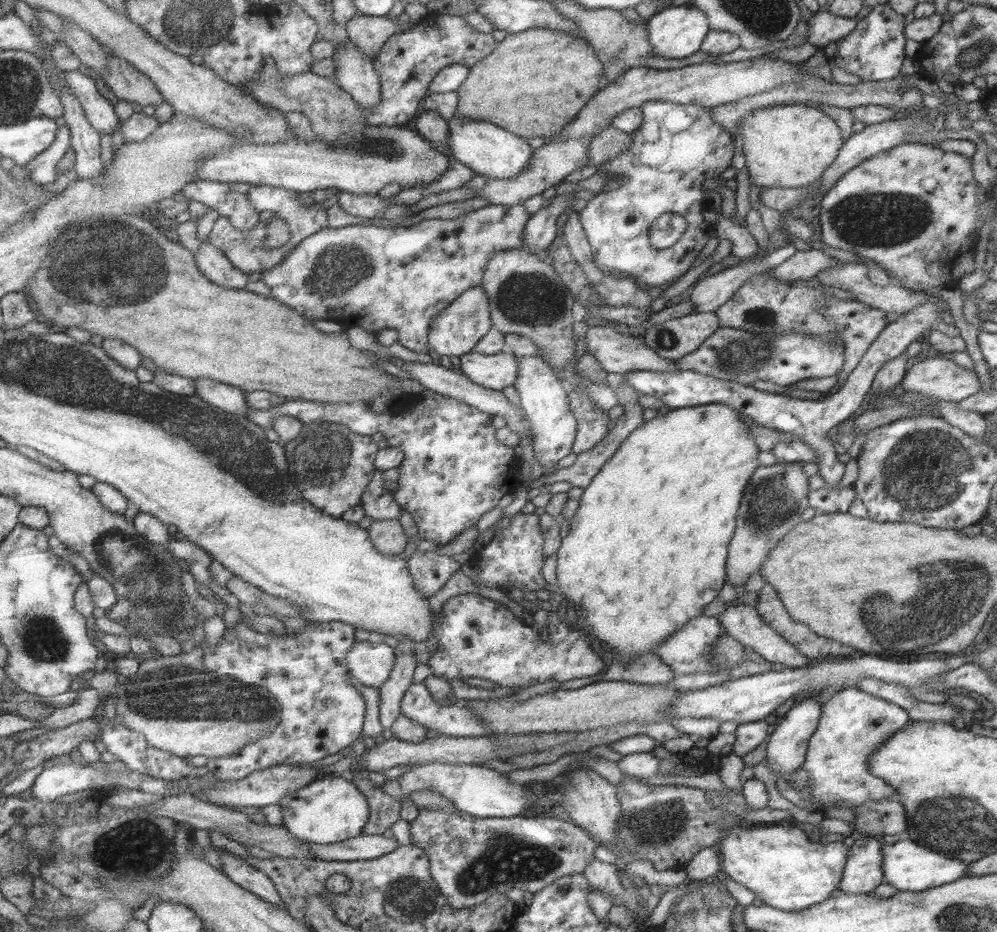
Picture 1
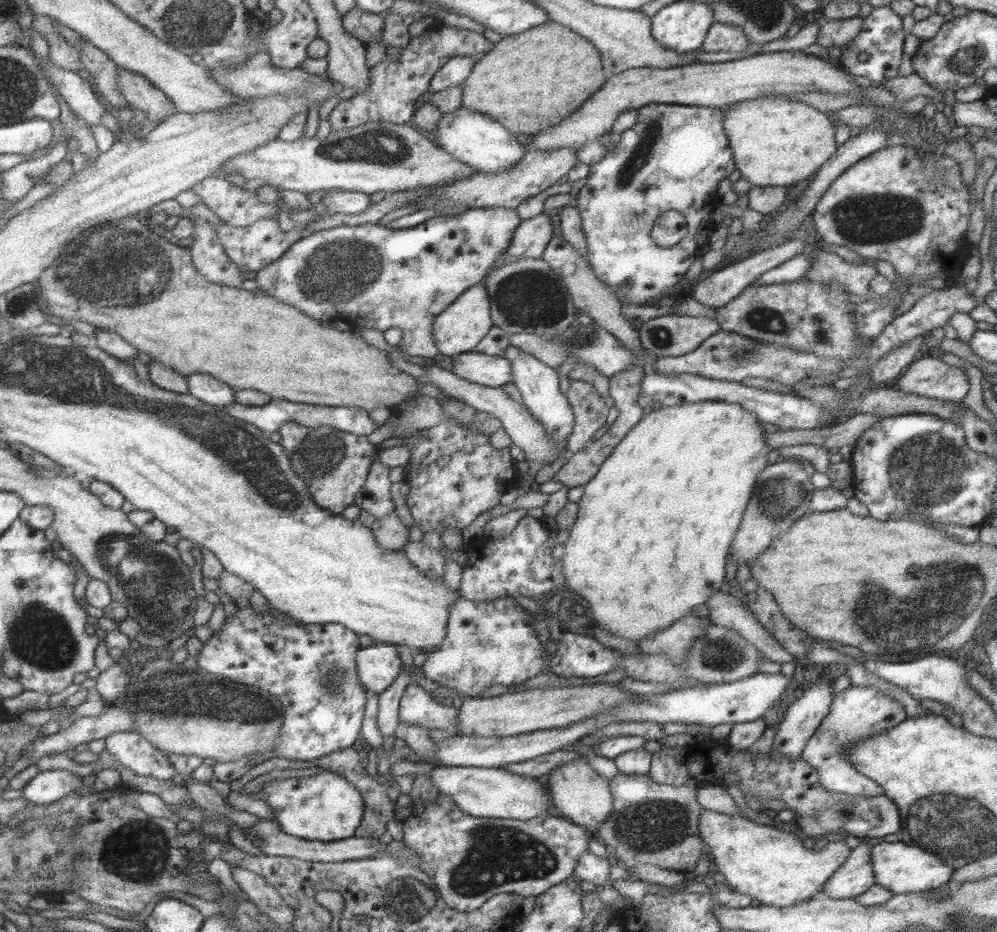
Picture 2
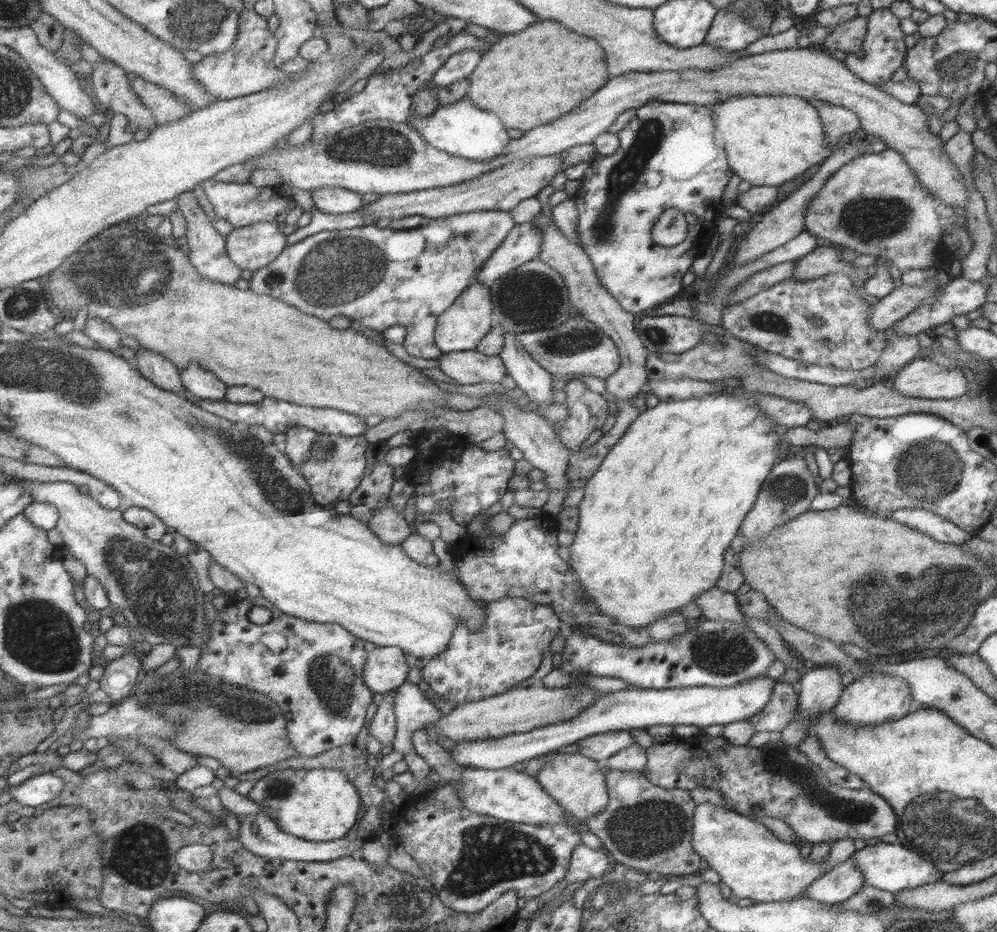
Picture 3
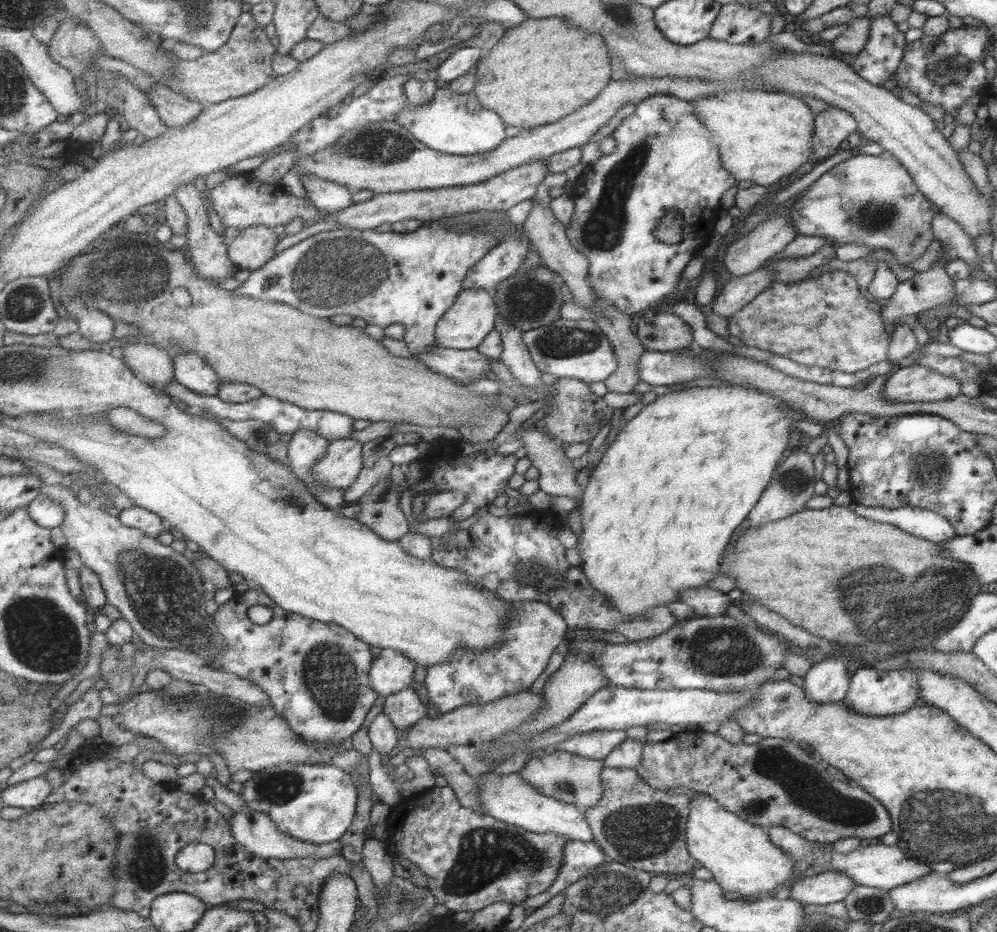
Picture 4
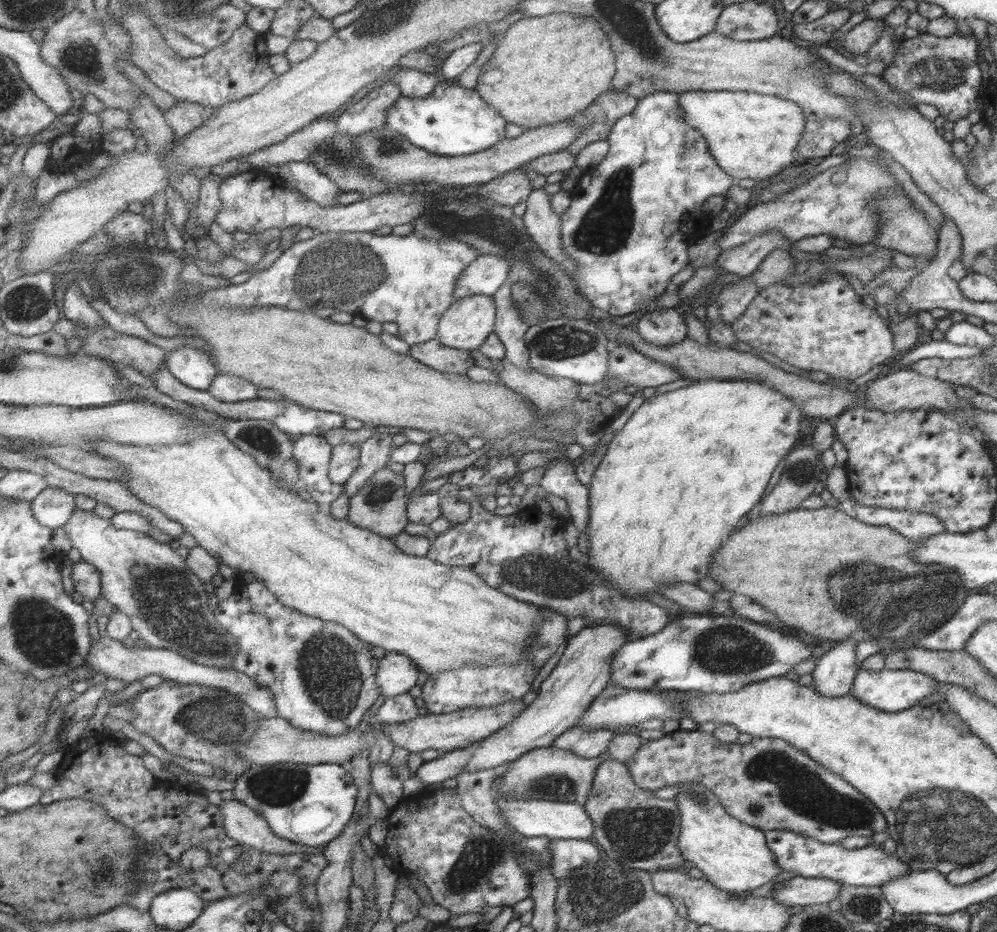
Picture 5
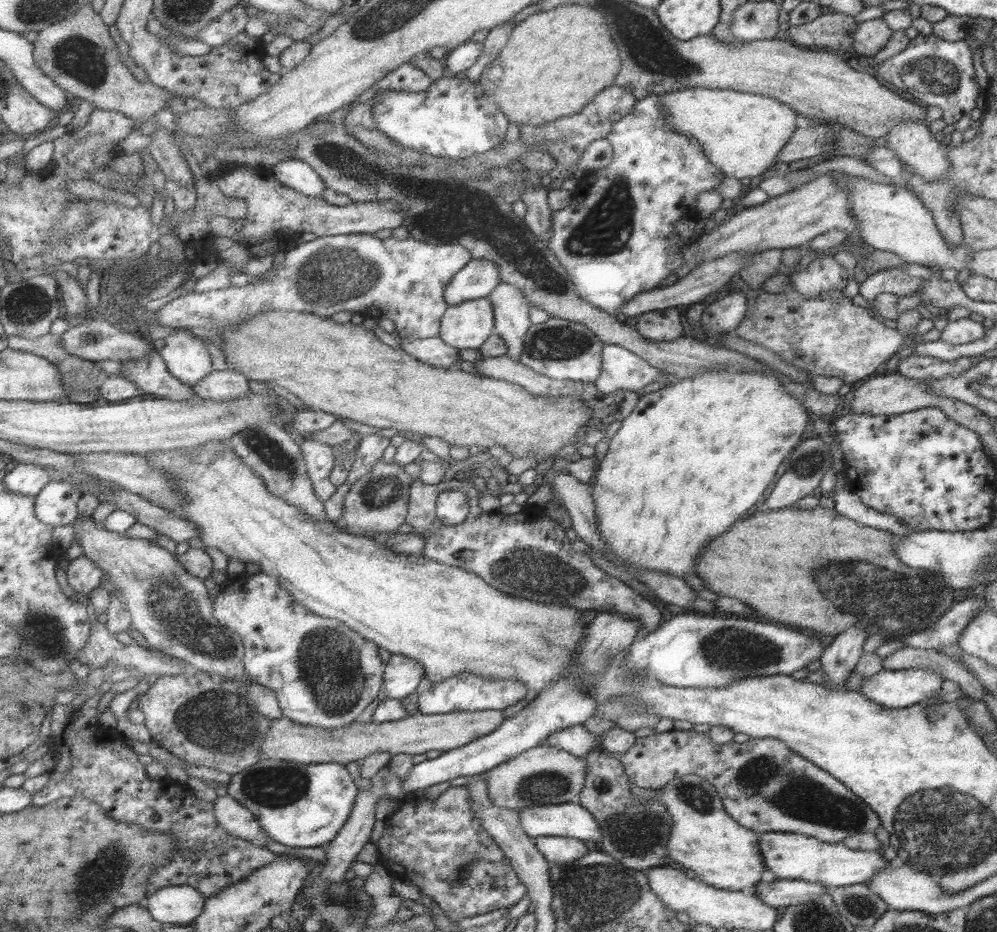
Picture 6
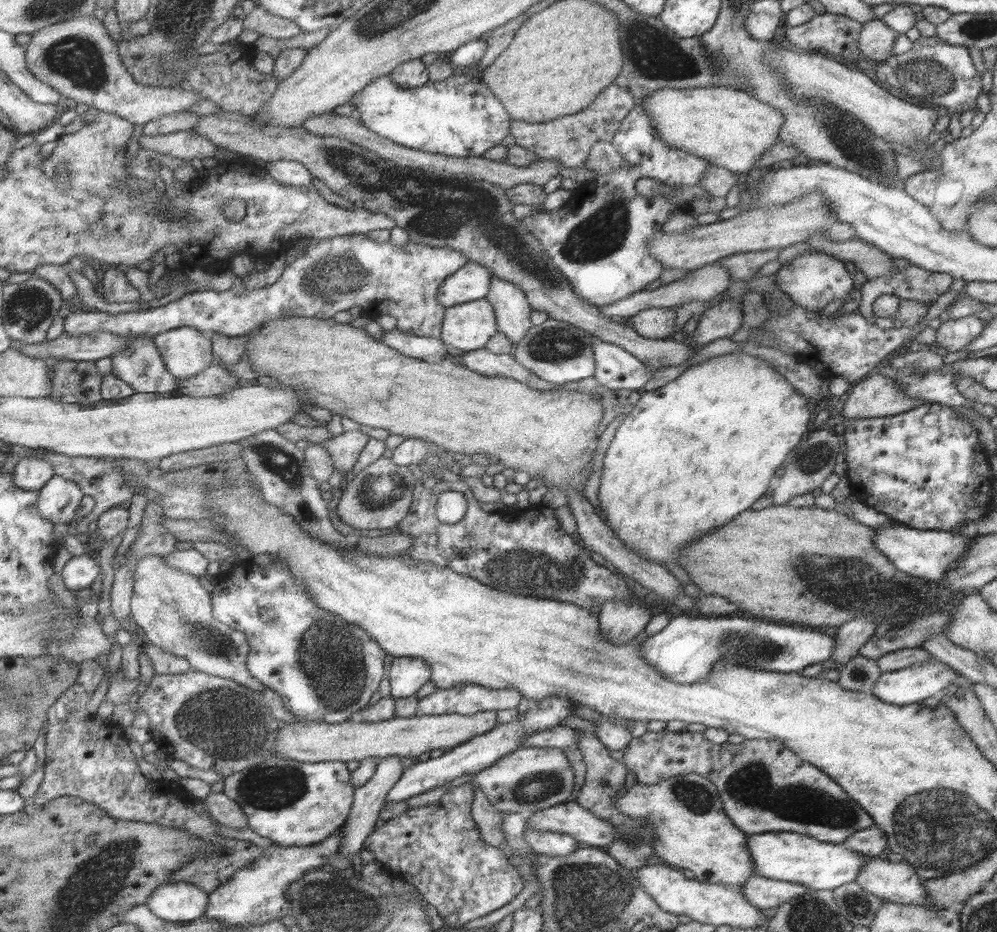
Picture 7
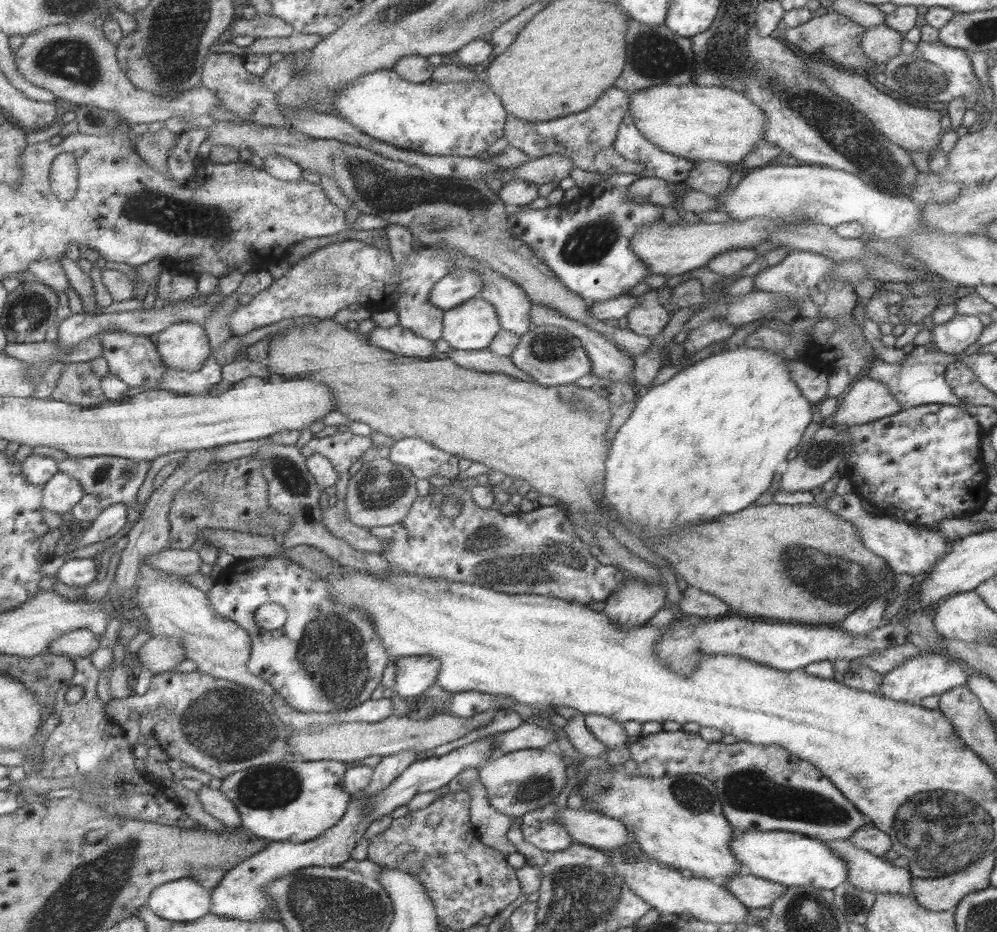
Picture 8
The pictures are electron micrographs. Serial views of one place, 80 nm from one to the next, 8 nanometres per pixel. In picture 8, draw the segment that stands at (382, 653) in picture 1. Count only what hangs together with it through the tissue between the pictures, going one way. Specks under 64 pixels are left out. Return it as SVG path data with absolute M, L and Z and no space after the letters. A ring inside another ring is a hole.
M405 656L398 658L394 691L413 703L422 700L441 672L441 660L433 656Z

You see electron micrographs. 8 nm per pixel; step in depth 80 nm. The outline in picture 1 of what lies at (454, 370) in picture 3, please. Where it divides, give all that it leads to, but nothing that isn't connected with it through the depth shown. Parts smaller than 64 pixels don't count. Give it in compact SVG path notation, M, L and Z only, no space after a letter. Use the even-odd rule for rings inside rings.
M473 350L459 357L459 366L471 382L493 390L511 386L517 380L515 356L507 350L493 355Z

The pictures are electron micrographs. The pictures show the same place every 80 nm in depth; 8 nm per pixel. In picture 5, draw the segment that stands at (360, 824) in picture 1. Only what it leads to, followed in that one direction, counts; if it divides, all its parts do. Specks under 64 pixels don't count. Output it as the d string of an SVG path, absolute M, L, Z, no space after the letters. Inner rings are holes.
M335 763L253 765L234 782L233 796L267 819L274 833L295 844L326 847L342 835L356 813L359 787L343 765Z

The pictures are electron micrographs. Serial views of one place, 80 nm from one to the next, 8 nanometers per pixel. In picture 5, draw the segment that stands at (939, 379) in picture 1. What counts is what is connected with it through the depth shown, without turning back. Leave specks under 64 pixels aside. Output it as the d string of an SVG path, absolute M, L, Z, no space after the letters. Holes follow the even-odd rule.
M907 368L894 369L881 378L869 382L863 388L864 403L862 407L869 410L881 412L893 412L895 410L915 410L921 406L932 406L938 410L952 412L954 406L958 405L958 398L953 392L953 384L919 375Z

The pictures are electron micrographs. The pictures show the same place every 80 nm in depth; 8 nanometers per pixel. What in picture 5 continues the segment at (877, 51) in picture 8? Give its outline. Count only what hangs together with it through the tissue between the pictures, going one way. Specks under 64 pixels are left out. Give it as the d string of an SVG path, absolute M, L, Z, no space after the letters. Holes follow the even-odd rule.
M867 18L848 30L836 42L835 47L842 52L848 51L853 54L865 55L871 46L877 42L883 31L884 21L882 19Z

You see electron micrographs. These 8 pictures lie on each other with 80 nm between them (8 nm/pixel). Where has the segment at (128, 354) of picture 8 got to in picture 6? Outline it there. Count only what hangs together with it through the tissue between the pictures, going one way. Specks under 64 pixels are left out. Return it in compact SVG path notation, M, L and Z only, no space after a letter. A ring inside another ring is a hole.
M153 351L138 361L122 363L126 379L137 383L137 387L143 392L176 401L186 401L195 397L201 399L193 386L184 384L169 372L168 364L159 351Z

